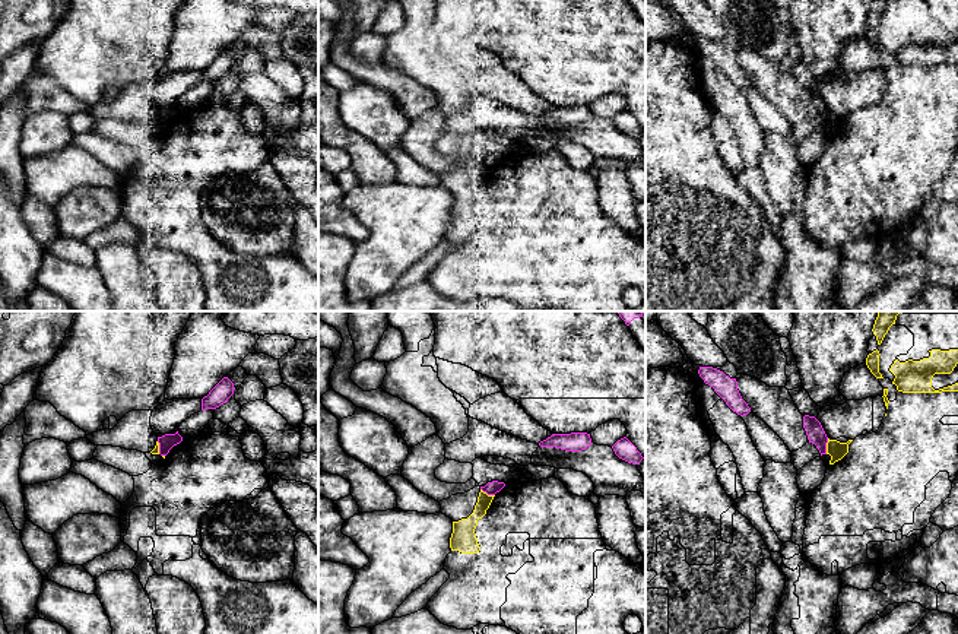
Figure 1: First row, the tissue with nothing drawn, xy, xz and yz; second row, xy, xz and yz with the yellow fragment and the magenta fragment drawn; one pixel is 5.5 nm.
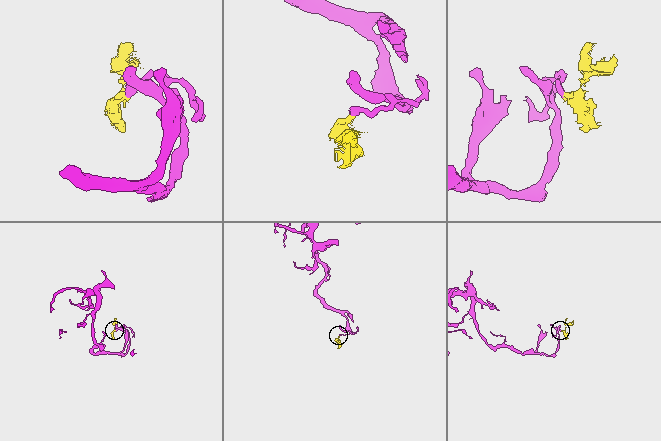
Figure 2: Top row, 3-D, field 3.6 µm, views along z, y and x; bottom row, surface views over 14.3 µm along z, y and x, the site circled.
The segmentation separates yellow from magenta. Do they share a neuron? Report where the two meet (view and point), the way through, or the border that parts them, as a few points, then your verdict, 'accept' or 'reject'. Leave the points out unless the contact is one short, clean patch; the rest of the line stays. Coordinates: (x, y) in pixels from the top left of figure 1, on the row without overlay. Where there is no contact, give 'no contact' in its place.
contact yz (827, 119); reject

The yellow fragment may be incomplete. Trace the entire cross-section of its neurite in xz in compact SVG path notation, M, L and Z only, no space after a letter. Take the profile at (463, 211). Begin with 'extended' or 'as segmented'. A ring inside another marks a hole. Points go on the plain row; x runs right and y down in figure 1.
extended | M475 159L464 167L440 174L441 186L453 193L451 224L461 226L478 226L480 224L475 202L478 193L486 187L494 169L483 165L480 159Z

